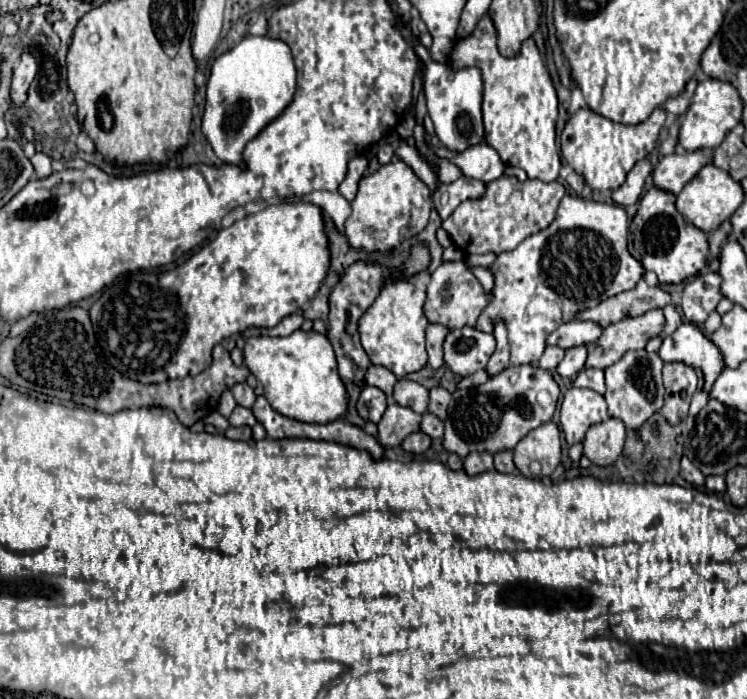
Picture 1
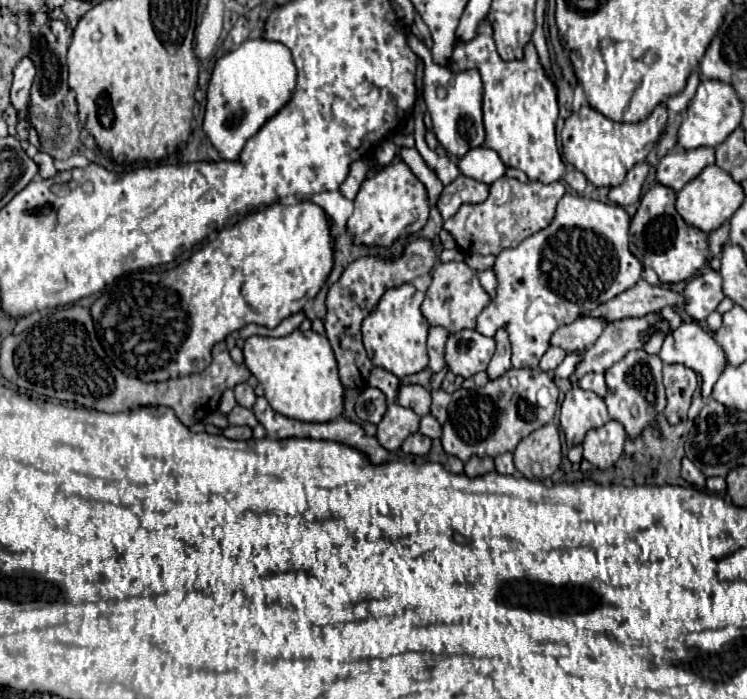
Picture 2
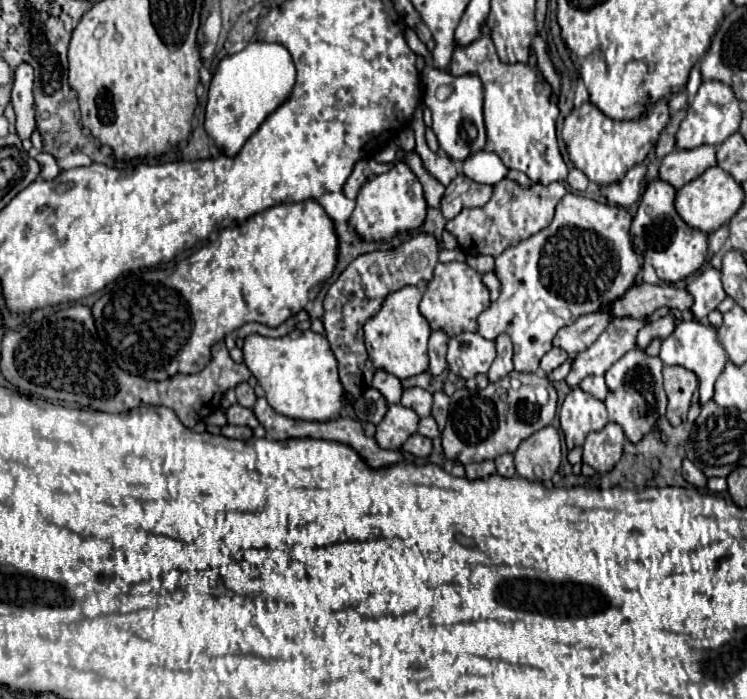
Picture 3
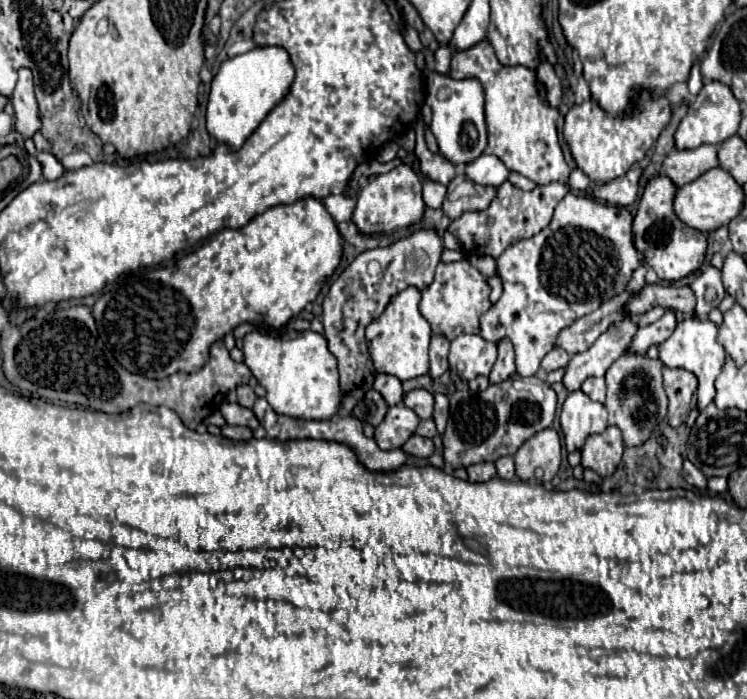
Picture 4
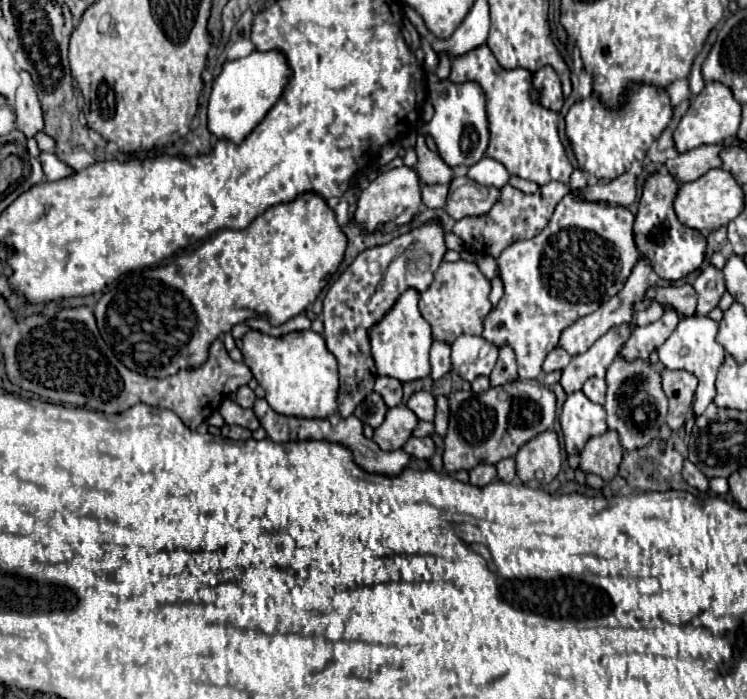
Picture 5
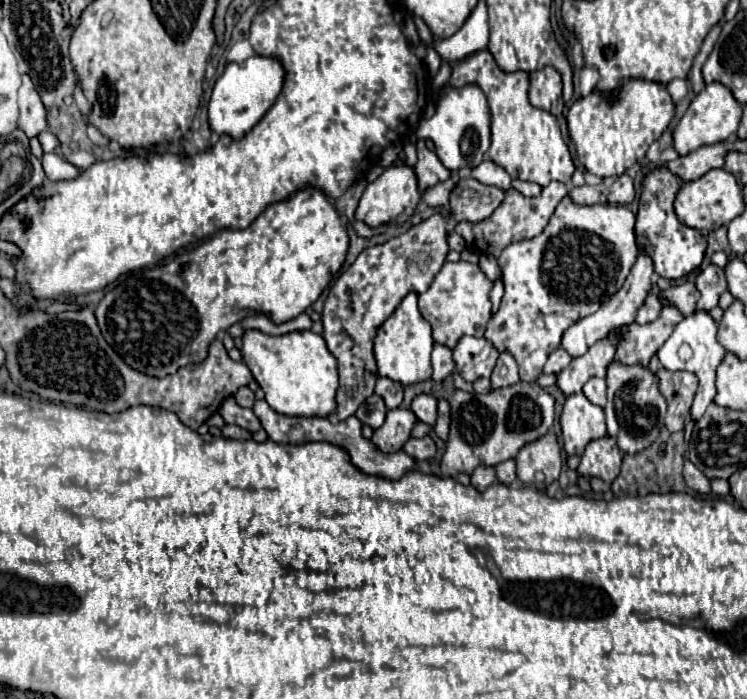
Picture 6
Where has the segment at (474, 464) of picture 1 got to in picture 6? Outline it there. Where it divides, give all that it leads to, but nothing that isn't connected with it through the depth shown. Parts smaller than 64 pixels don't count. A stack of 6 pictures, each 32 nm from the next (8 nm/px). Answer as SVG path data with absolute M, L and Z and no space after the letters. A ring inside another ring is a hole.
M478 466L472 474L470 474L470 482L474 488L478 490L486 490L490 484L496 482L496 470L492 466Z

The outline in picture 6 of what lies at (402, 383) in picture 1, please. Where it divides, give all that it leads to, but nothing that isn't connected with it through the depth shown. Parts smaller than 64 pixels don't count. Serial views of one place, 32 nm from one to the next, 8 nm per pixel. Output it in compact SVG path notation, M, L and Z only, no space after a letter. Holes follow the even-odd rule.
M418 394L412 404L410 410L418 416L420 422L426 422L430 426L436 424L436 398L430 394Z

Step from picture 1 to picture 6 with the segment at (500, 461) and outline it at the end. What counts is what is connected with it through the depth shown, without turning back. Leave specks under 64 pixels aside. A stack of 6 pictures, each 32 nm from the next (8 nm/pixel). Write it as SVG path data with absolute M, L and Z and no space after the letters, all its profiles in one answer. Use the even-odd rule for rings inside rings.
M504 460L496 466L496 476L502 484L508 484L508 486L514 486L518 484L518 478L516 478L516 462L514 460Z

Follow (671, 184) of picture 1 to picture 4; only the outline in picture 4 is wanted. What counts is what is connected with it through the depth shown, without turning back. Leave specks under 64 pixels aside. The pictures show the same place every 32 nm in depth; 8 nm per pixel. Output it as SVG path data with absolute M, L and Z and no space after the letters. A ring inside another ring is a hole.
M698 146L694 150L676 150L662 162L662 174L670 178L678 188L696 180L706 170L718 166L716 146Z

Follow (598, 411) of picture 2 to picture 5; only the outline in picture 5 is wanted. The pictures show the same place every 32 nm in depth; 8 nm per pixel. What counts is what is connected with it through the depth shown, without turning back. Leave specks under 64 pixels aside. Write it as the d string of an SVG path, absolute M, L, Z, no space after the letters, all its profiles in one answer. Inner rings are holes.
M584 392L568 394L562 406L560 424L568 454L580 454L588 438L604 434L608 430L604 406L588 400Z

